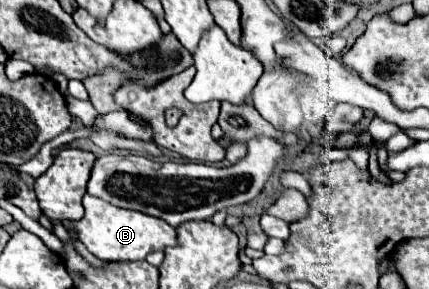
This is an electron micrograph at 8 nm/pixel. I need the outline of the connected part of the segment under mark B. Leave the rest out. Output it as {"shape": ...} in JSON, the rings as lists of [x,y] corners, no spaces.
{"shape":[[[91,195],[83,197],[83,207],[85,207],[83,219],[81,221],[65,221],[65,225],[77,229],[79,241],[101,261],[137,261],[137,259],[145,259],[147,253],[151,253],[151,251],[163,251],[165,247],[175,245],[175,229],[171,225],[163,223],[161,219],[153,219],[151,215],[141,215],[139,211],[119,209],[119,207],[105,203],[103,199],[95,199]]]}

